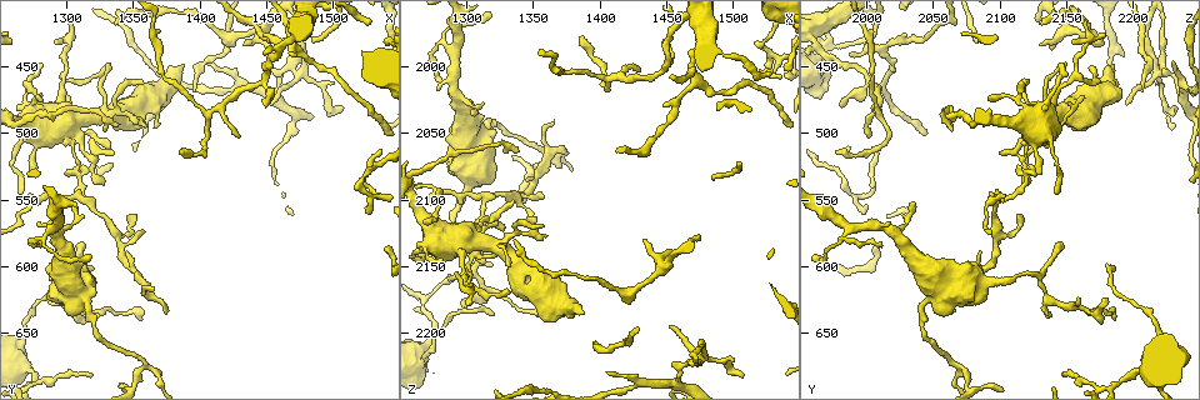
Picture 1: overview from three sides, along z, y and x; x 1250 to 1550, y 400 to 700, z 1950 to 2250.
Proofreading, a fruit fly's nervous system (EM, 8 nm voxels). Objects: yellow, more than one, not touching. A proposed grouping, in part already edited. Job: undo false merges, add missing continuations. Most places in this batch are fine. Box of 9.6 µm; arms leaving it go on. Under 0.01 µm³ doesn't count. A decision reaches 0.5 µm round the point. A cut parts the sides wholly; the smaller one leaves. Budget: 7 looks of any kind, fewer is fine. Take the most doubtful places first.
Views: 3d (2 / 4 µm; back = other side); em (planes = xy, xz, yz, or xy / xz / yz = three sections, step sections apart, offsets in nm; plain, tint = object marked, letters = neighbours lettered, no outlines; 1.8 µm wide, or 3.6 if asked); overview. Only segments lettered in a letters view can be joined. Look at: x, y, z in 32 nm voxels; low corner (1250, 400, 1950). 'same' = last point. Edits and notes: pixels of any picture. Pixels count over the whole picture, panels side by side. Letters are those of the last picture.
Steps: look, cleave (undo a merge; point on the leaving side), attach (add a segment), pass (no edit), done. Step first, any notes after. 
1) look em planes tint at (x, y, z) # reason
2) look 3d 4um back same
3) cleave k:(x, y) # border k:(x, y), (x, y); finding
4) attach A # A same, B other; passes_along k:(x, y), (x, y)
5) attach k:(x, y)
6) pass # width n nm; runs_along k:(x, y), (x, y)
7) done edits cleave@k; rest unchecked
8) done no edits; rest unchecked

look em yz step 8 tint at (1470, 452, 2224) # looks like a crossing

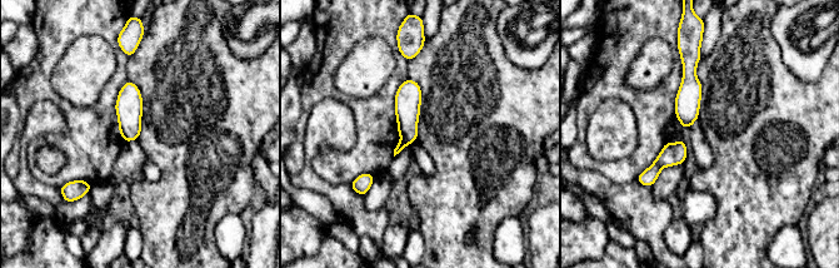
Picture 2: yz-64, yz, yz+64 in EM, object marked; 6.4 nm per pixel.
look em yz step 8 letters same

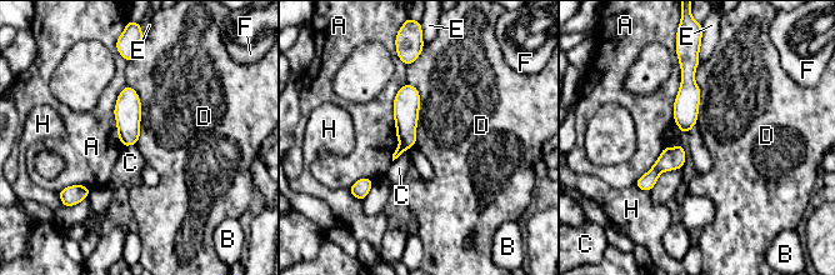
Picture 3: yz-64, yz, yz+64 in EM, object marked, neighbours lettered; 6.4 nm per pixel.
cleave 3:(400, 149) # width 110 nm; A other, B other, C other, D other, E other, F other, H other; border 3:(400, 143), (405, 148); two cells meet here

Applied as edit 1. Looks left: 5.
look em planes tint at (1300, 496, 2130) # thin neck

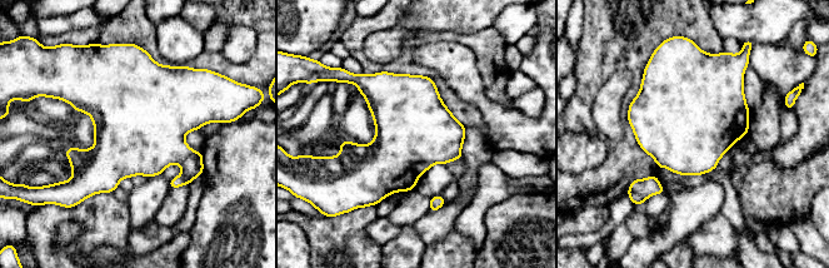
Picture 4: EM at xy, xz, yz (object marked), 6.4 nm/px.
look em planes letters same # what lies round it

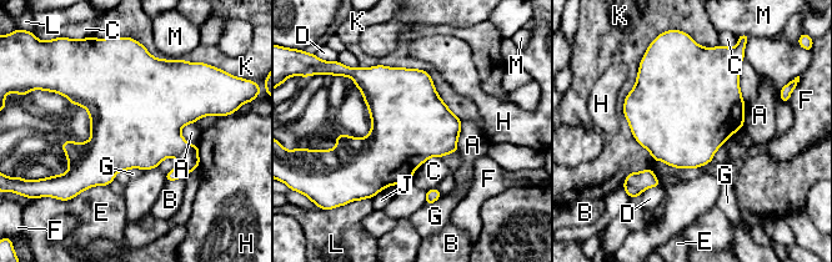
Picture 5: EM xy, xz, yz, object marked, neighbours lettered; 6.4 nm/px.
cleave 5:(175, 174) # A other, B other, C other, D other, E other, F other, G other, H other, J other, K other, L other, M other; border 5:(176, 167), (183, 177); two cells meet here

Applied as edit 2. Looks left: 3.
look 3d 4um at (1410, 484, 2008) # arms part here

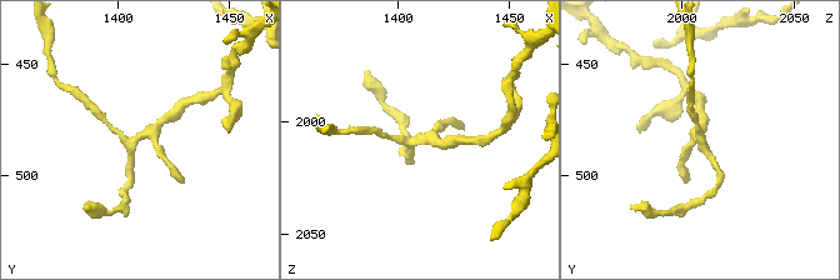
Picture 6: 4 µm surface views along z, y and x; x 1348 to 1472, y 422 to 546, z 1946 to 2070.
look em planes letters at (1409, 482, 2007) # shape alone is not enough

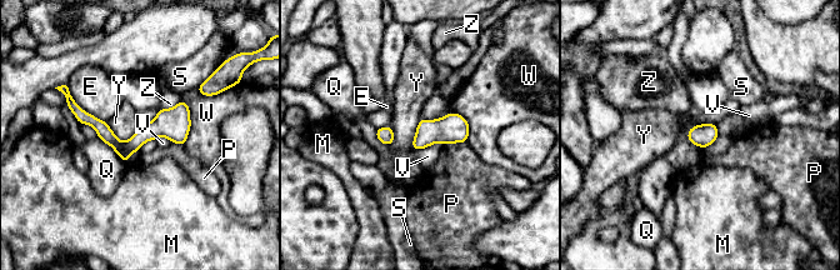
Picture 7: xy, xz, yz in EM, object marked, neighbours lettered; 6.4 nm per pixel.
pass # E other, M other, P other, Q other, S other, V other, W other, Y other, Z other; border 7:(106, 123), (120, 140), (141, 124); continuous, no second cell

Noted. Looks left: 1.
done edits cleave@3, cleave@5; rest unchecked

